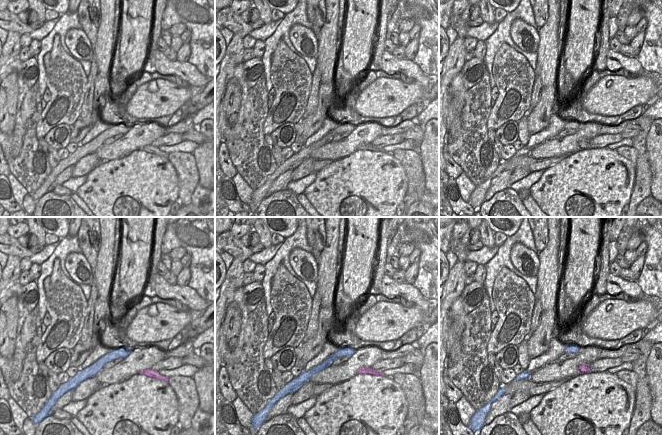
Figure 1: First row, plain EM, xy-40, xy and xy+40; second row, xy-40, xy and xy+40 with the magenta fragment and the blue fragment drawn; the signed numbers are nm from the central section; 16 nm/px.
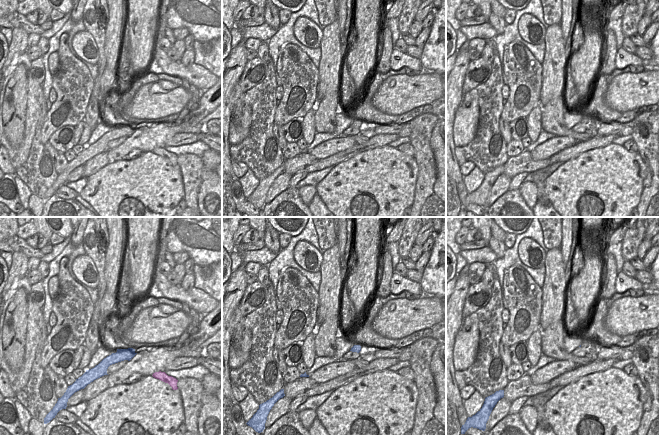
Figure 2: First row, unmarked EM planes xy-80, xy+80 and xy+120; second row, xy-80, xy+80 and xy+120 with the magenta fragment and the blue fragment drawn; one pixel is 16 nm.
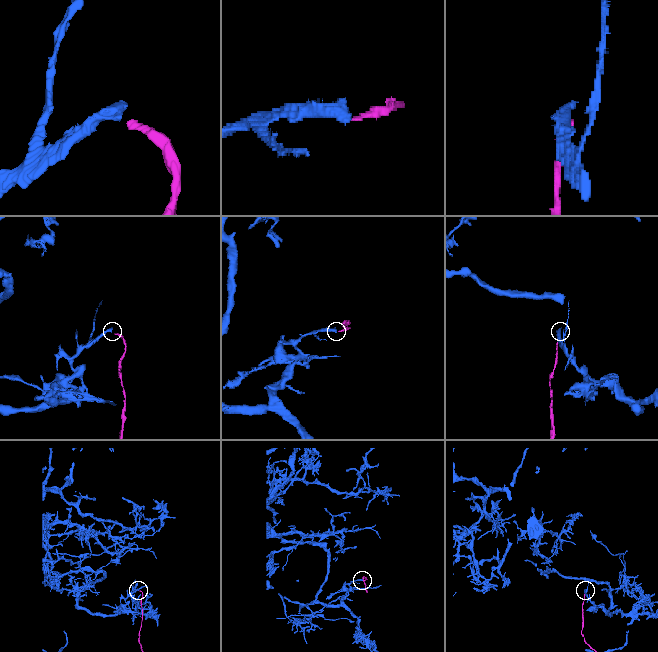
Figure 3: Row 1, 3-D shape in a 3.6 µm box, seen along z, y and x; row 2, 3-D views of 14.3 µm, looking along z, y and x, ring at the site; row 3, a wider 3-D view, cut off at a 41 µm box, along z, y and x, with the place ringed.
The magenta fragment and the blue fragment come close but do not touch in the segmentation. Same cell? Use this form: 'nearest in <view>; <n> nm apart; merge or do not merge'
nearest in xy+40; 190 nm apart; do not merge

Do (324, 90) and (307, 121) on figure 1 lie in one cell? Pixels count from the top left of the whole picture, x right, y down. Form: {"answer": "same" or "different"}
{"answer": "same"}

